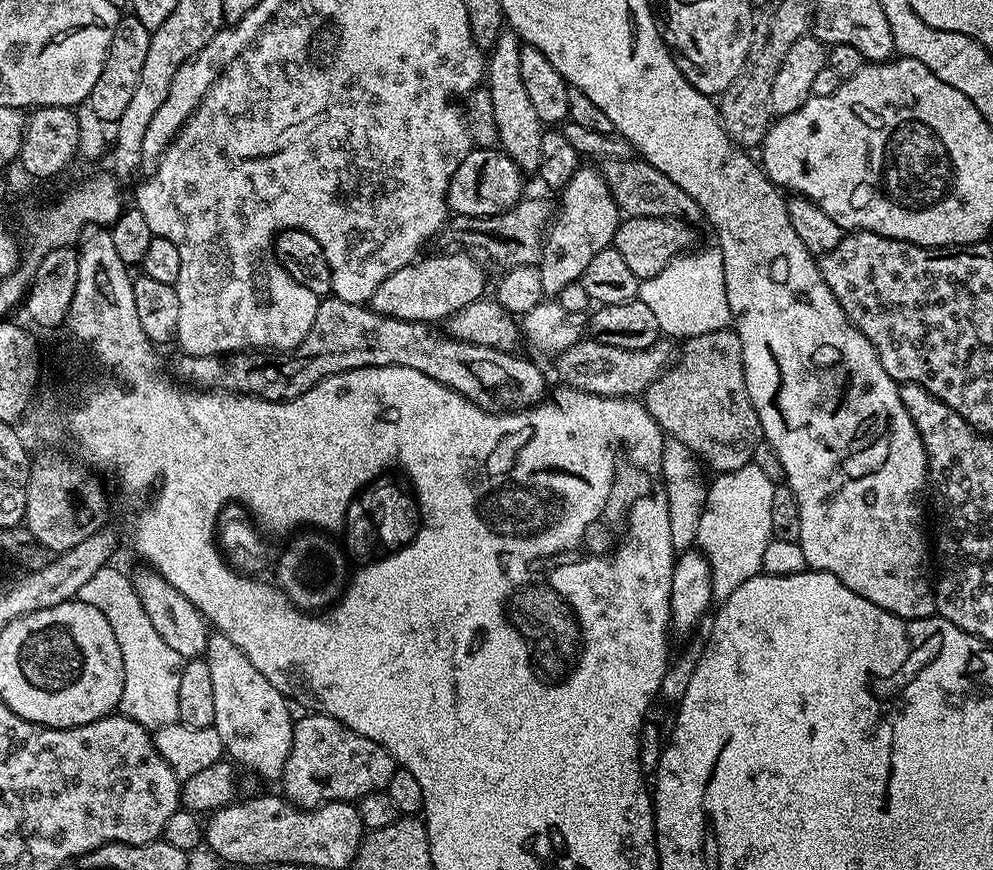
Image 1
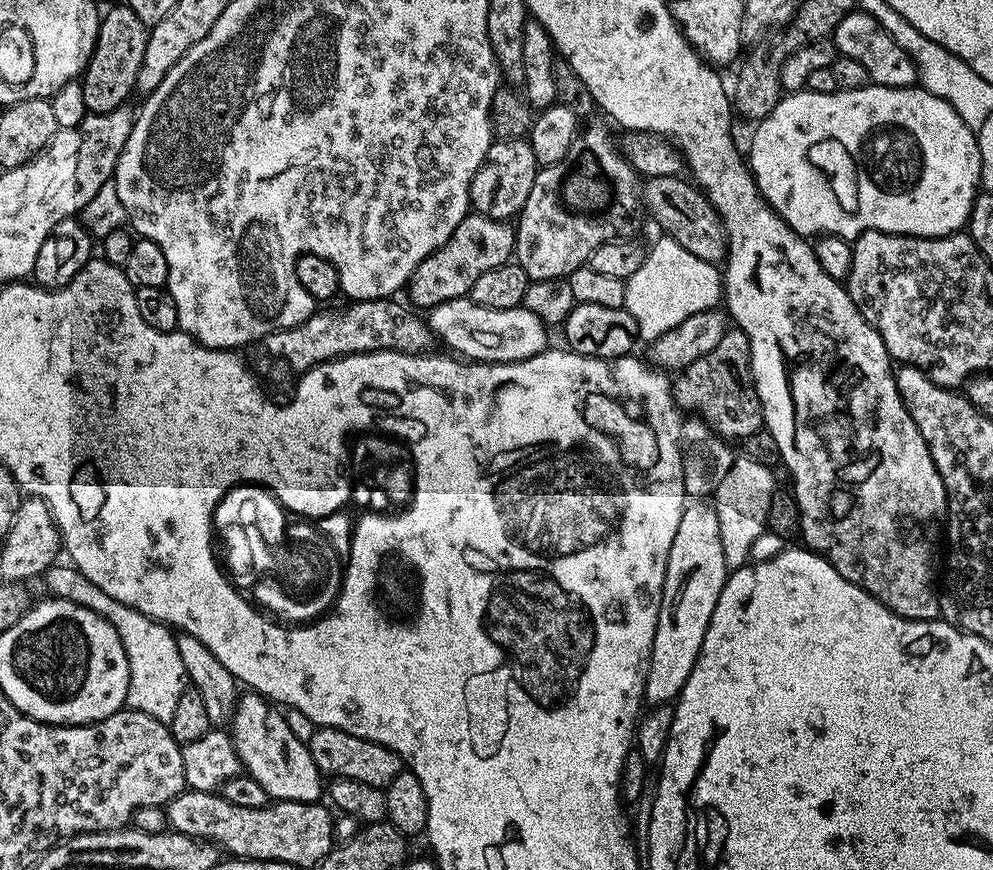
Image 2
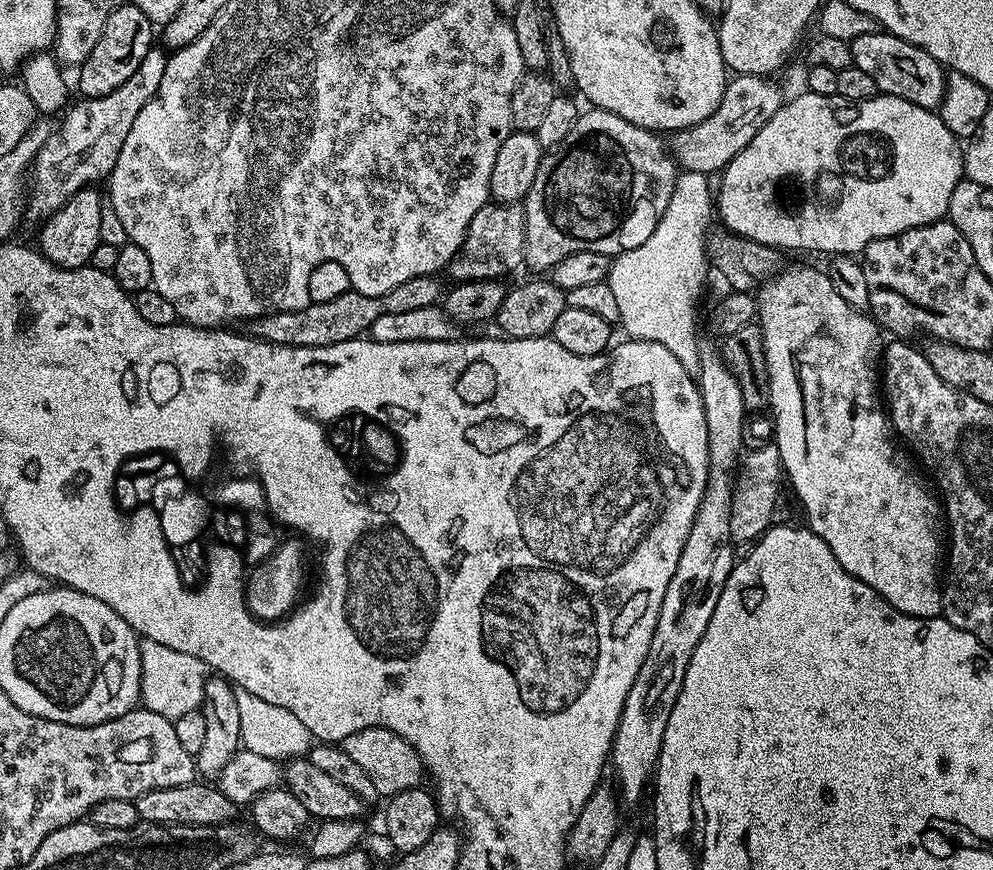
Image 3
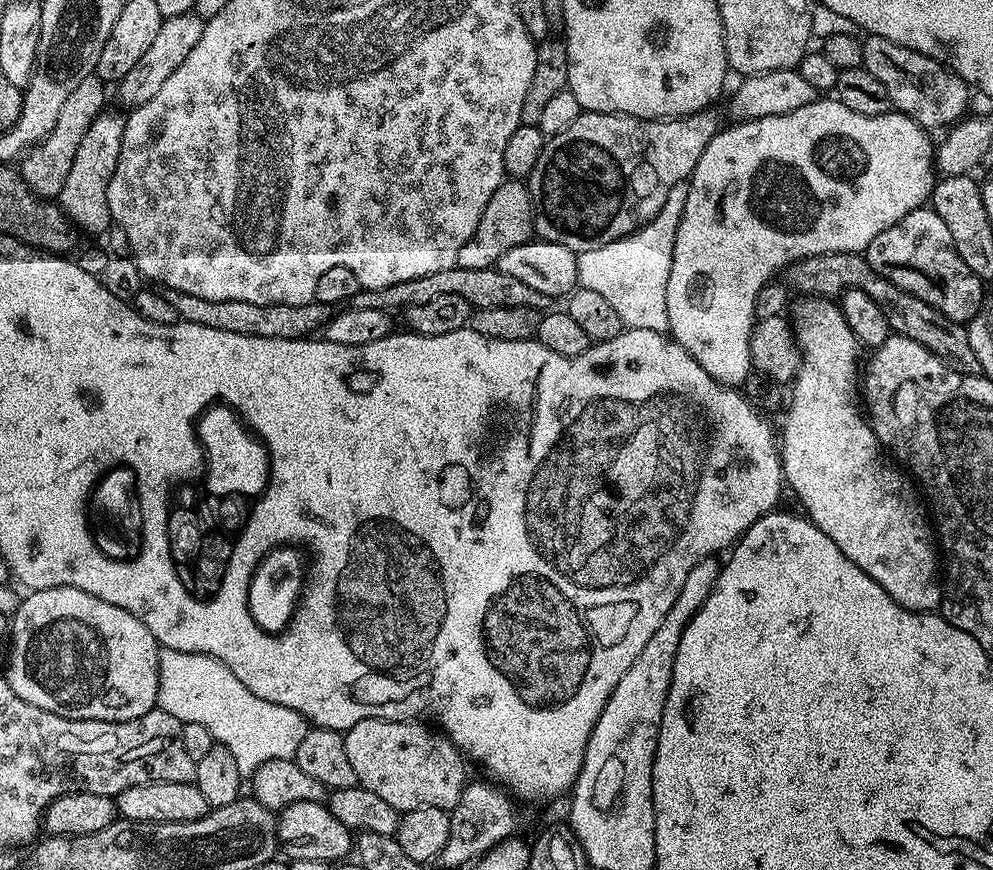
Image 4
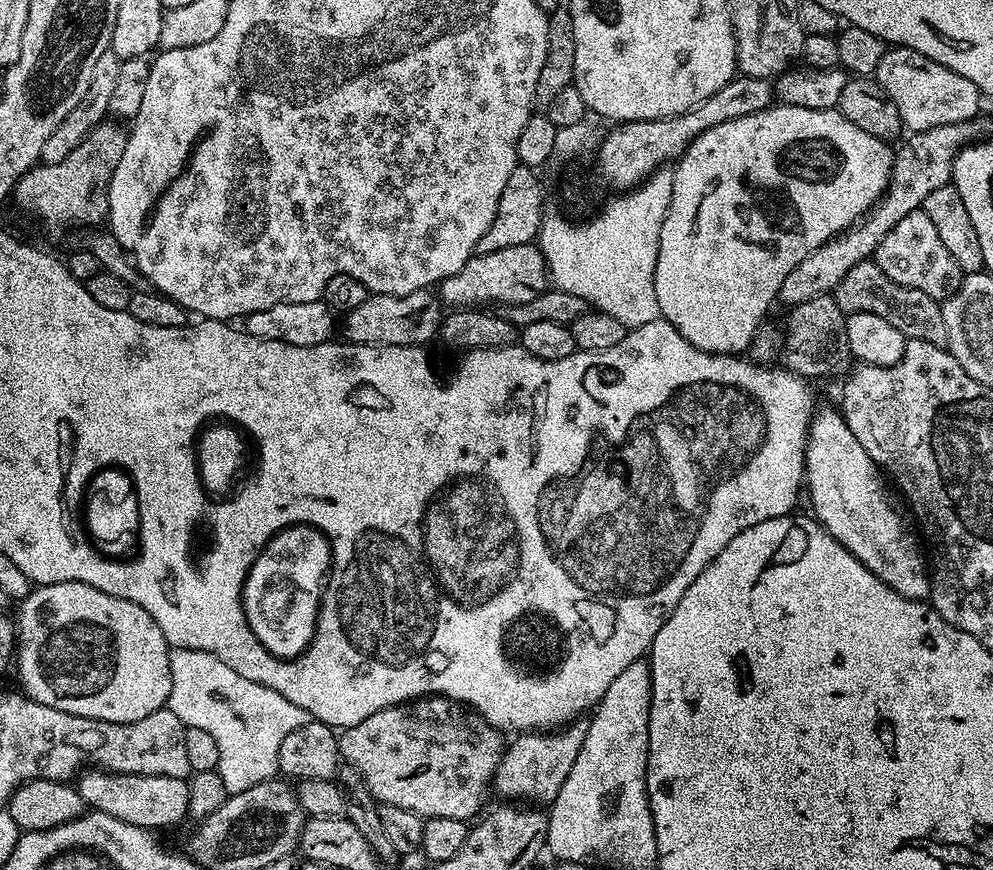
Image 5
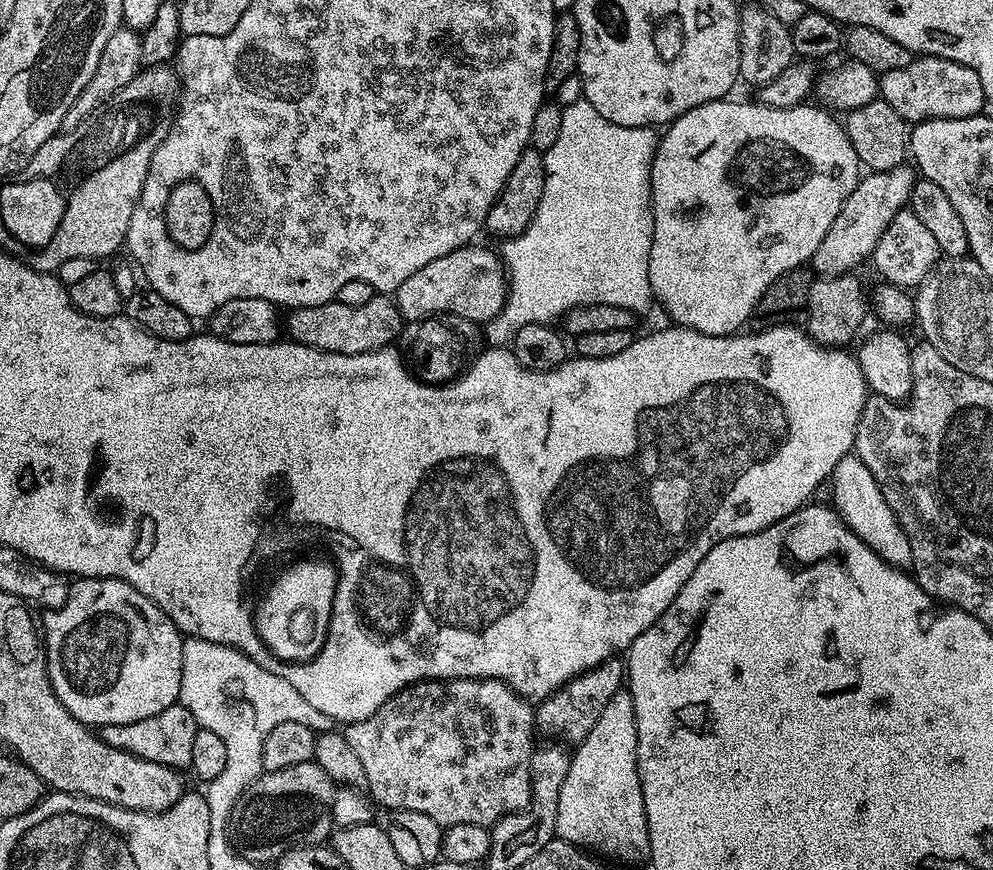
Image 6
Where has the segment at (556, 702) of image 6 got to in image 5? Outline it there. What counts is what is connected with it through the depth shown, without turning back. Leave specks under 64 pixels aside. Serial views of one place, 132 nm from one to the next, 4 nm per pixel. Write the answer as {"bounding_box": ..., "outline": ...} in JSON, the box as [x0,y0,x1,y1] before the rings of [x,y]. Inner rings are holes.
{"bounding_box":[490,718,588,806],"outline":[[[577,718],[570,724],[551,730],[522,732],[516,740],[505,747],[502,758],[492,776],[490,785],[493,793],[504,796],[508,802],[531,802],[536,806],[551,806],[554,798],[558,798],[558,790],[562,790],[562,782],[566,782],[566,774],[574,766],[578,758],[578,750],[582,750],[582,742],[586,742],[588,720]]]}

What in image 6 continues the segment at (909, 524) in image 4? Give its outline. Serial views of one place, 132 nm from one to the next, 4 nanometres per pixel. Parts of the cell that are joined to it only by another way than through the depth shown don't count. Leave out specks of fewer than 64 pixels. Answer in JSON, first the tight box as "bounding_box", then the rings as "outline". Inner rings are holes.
{"bounding_box":[831,454,911,569],"outline":[[[855,454],[844,456],[832,471],[831,484],[831,507],[835,508],[836,513],[844,519],[849,530],[858,534],[858,538],[862,538],[887,564],[893,564],[895,568],[911,569],[910,538],[906,538],[894,510],[890,510],[890,506],[882,498],[882,490],[878,490],[874,474],[866,470],[864,463]]]}

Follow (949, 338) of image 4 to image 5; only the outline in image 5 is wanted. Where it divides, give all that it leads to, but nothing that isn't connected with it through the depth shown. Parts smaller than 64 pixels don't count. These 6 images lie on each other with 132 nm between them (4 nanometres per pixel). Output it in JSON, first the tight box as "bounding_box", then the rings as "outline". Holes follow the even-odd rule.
{"bounding_box":[830,258,947,345],"outline":[[[869,258],[858,262],[830,292],[838,302],[838,306],[847,314],[849,312],[866,312],[878,314],[878,318],[886,318],[890,326],[902,330],[908,340],[925,340],[931,344],[947,345],[946,324],[942,322],[941,301],[930,294],[922,294],[922,290],[914,290],[910,286],[902,286],[894,282],[876,265],[875,259]]]}

